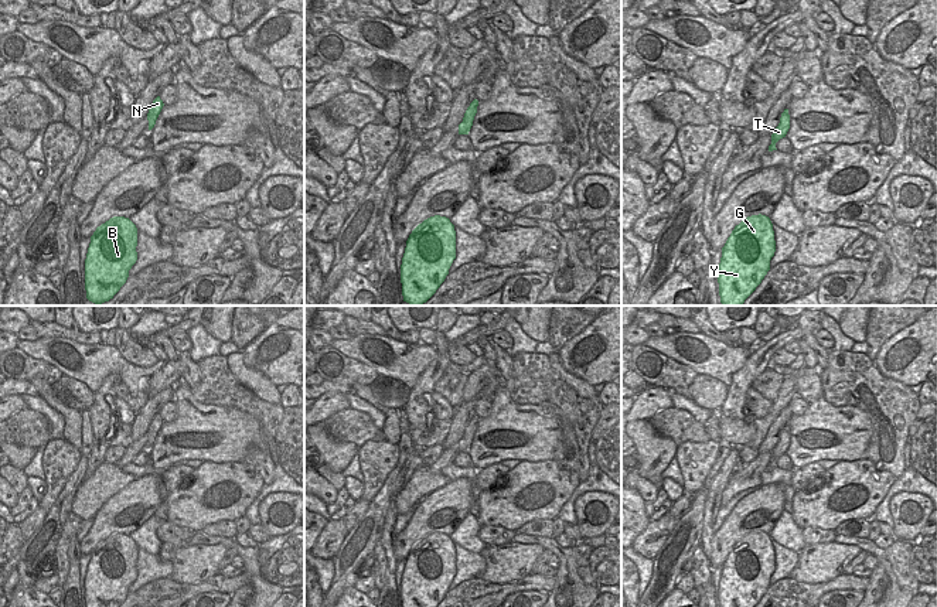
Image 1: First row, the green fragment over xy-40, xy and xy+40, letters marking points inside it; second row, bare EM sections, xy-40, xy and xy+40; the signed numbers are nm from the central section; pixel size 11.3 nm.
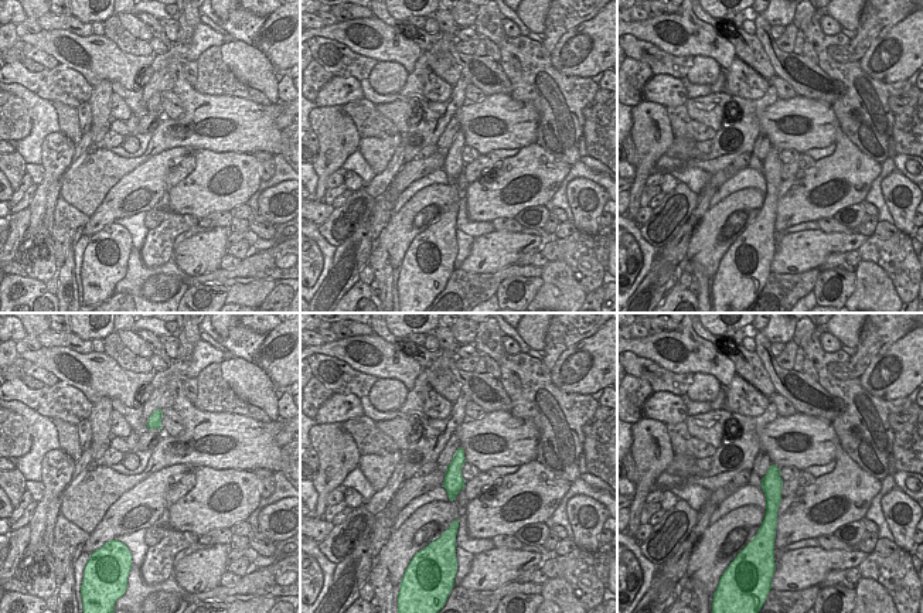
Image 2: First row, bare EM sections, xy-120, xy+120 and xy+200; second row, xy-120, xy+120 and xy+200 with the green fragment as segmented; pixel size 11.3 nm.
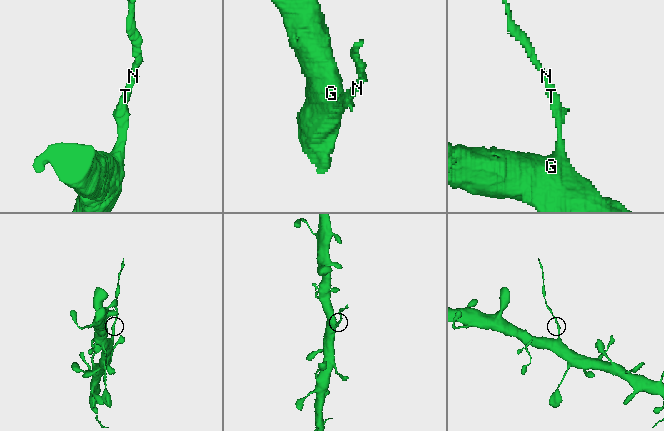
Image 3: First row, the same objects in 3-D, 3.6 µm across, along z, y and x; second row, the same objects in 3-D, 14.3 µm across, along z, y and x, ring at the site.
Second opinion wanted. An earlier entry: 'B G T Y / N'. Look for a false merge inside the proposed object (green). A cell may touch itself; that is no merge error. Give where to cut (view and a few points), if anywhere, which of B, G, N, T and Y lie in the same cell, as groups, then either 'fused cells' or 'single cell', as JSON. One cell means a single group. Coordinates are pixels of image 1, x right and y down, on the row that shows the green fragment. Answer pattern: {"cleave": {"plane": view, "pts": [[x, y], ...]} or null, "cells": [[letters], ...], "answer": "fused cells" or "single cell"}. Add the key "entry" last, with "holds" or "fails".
{"cleave": {"plane": "xy-40", "pts": [[149, 111], [157, 116]]}, "cells": [["B", "G", "T", "Y"], ["N"]], "answer": "fused cells", "entry": "holds"}

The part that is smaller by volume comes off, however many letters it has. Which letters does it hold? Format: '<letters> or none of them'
N

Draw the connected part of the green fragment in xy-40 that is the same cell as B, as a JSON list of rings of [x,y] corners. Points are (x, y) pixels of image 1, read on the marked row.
[[[113,216],[91,236],[85,259],[86,299],[102,304],[113,299],[137,260],[137,228],[125,216]]]

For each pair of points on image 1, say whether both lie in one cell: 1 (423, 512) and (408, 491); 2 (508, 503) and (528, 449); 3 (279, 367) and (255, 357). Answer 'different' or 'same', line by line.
1: different
2: different
3: same

